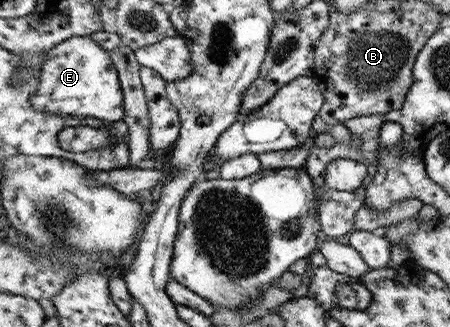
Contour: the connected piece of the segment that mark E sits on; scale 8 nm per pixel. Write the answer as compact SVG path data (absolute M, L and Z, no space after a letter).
M93 36L67 39L51 49L41 75L34 105L43 113L58 116L95 118L106 123L125 122L127 101L115 59Z

